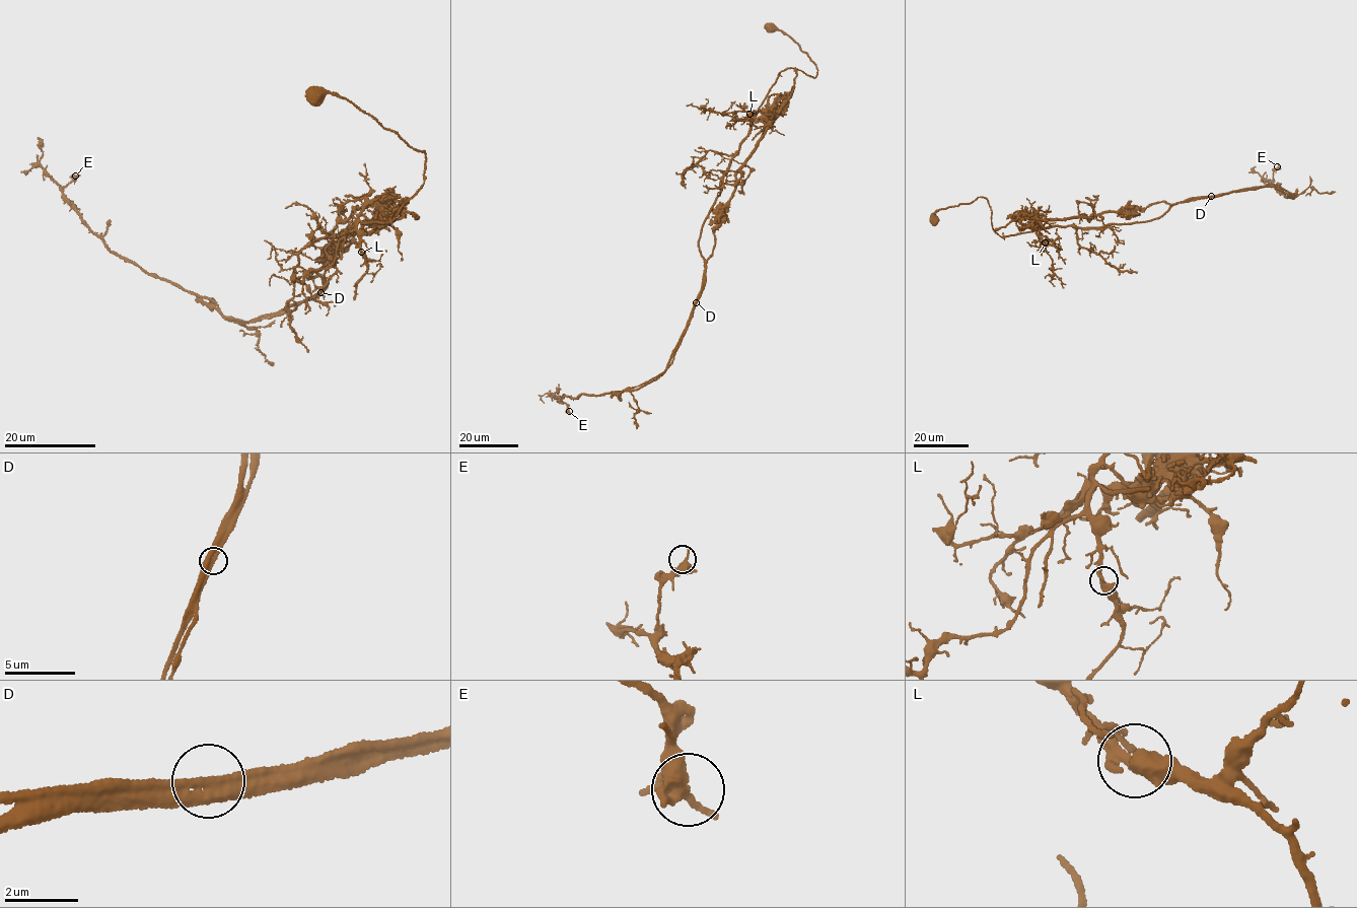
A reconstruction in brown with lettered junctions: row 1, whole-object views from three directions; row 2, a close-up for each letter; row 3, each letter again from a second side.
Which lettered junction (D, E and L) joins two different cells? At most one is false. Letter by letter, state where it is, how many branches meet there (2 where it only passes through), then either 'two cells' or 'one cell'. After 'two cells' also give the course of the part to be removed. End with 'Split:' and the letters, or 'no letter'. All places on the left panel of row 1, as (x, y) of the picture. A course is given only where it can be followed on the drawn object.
D: (320, 292) | 2 | two cells | (320, 292), (327, 285), (324, 254), (393, 216), (418, 218), (412, 213)
E: (75, 176) | 2 | one cell
L: (361, 252) | 2 | one cell
Split: D

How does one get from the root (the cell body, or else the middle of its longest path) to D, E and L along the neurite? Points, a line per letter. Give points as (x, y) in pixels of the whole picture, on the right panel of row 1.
D: (933, 220), (937, 210), (982, 196), (993, 229), (1003, 237), (1053, 225), (1144, 222), (1210, 196)
E: (933, 220), (982, 196), (1003, 237), (1144, 222), (1179, 203), (1265, 186), (1292, 199), (1273, 184), (1277, 166)
L: (933, 220), (937, 210), (971, 203), (982, 196), (988, 201), (993, 229), (999, 235), (1034, 230), (1045, 242)

